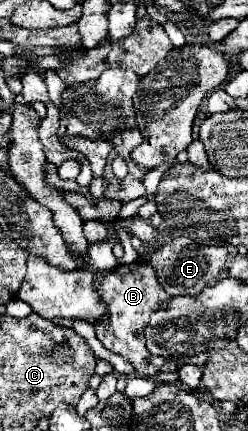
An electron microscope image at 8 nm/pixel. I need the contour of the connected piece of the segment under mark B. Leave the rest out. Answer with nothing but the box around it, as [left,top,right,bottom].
[94,261,170,377]

